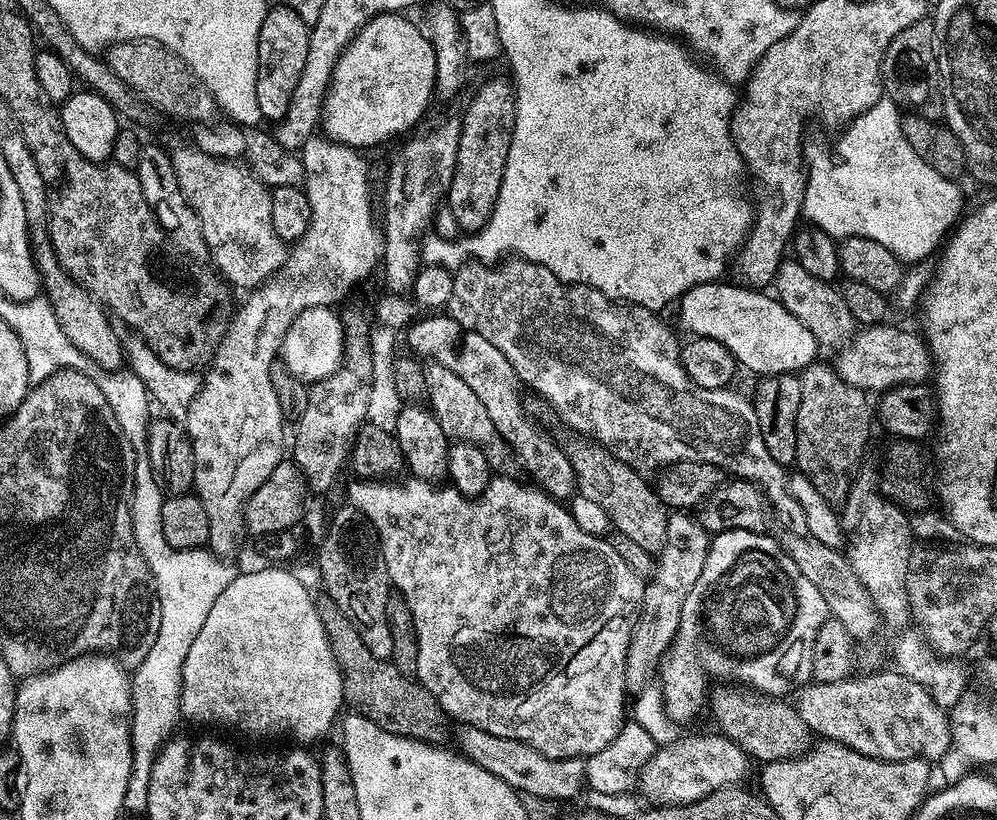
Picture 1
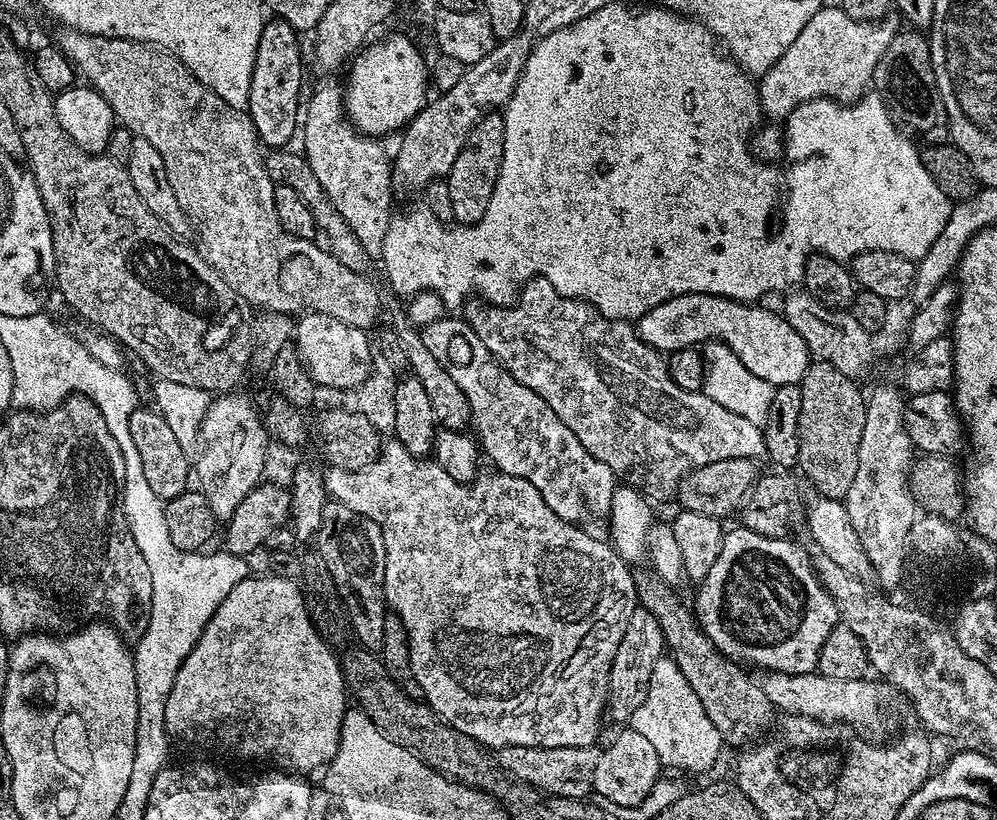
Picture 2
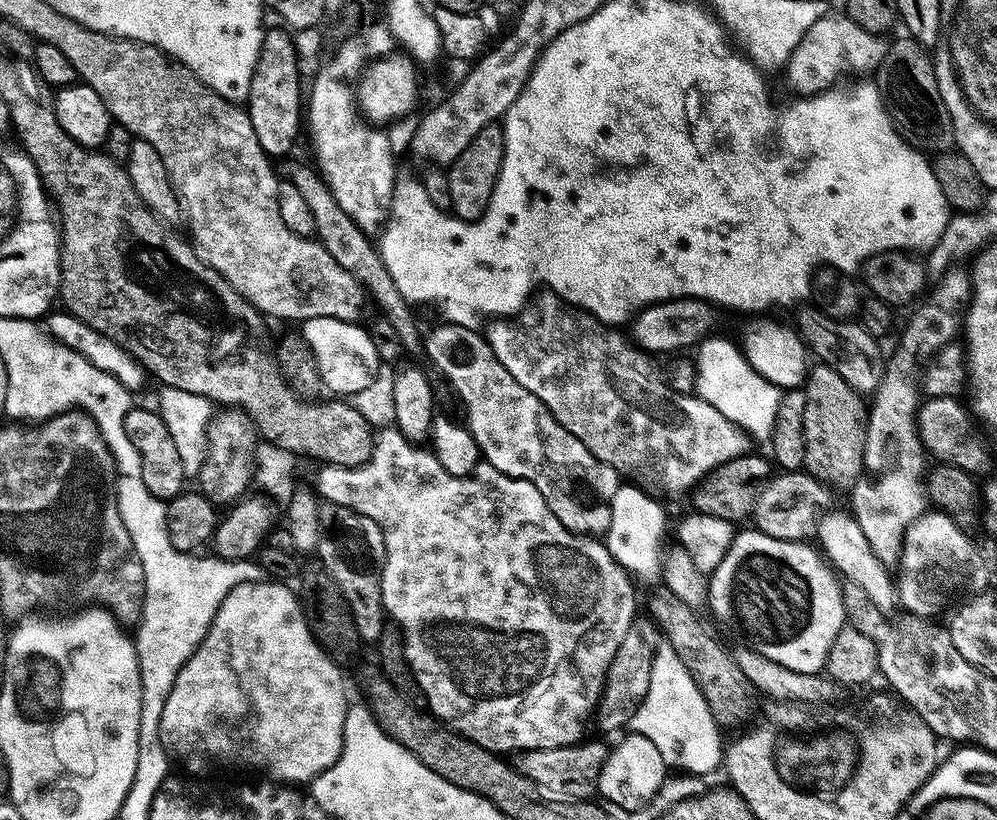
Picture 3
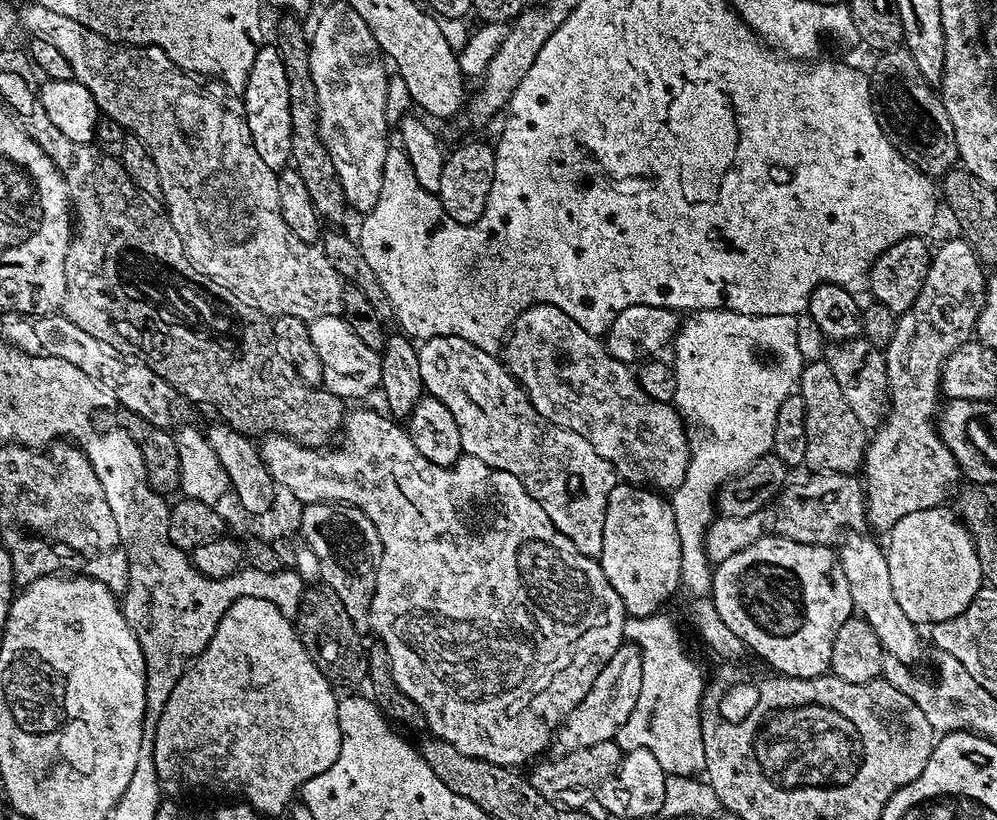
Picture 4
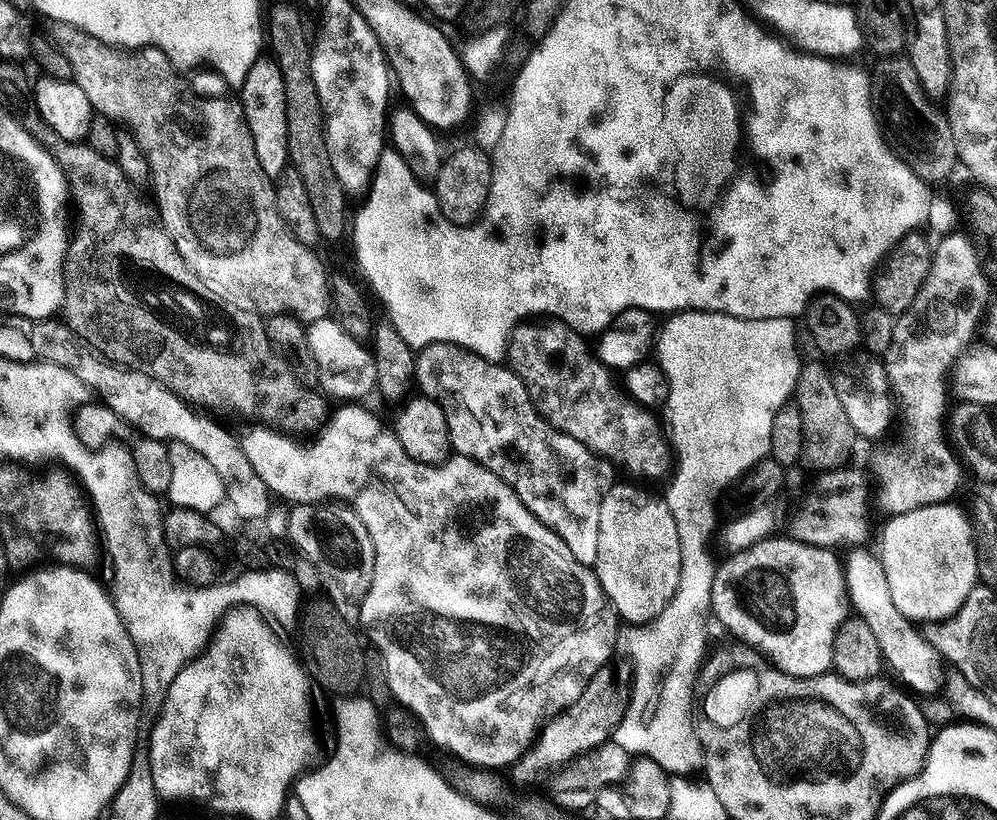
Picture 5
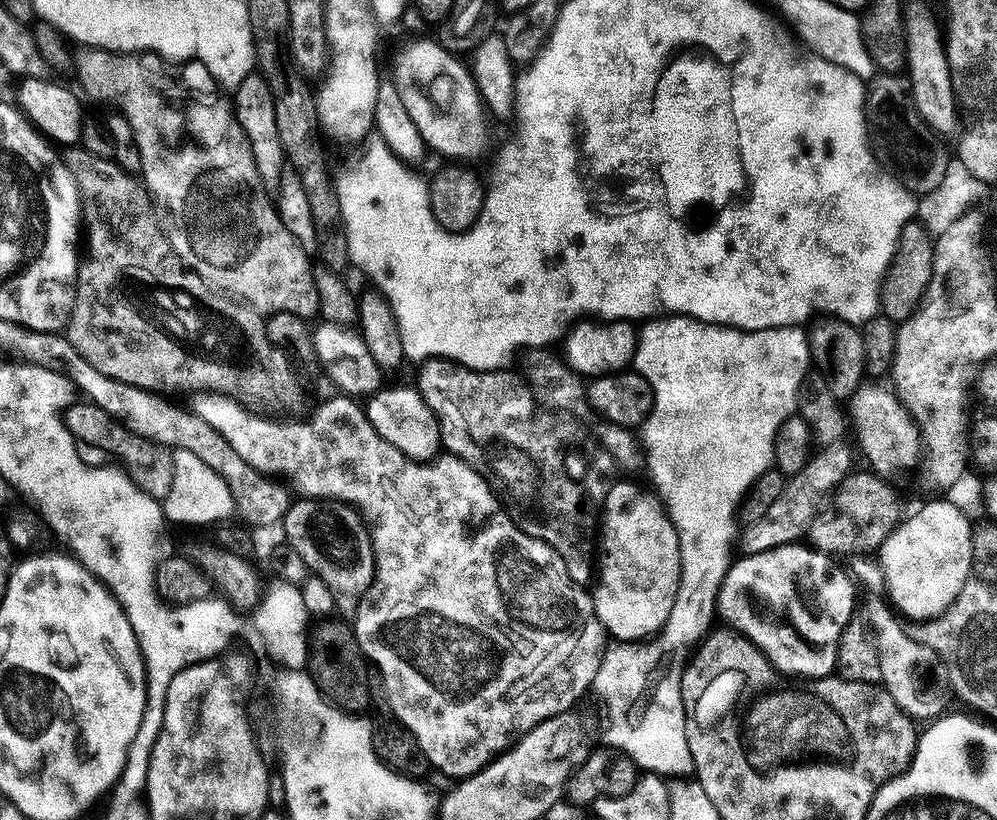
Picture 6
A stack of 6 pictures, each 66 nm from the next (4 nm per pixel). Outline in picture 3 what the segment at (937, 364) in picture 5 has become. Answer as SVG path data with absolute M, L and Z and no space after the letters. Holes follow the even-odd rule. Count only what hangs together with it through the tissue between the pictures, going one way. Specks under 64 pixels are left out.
M908 316L903 324L904 337L896 353L887 357L884 377L867 409L864 474L850 489L850 513L861 526L862 533L866 534L874 554L887 566L899 565L909 524L930 508L926 487L930 460L920 440L920 427L916 424L922 403L922 361L943 344L953 343L962 332L962 328L952 324L952 320L913 320Z

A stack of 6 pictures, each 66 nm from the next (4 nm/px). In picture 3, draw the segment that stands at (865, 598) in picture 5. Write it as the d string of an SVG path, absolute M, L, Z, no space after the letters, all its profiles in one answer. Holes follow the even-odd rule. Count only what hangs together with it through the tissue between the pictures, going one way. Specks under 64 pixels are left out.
M846 510L844 512L836 511L826 513L819 520L816 538L817 541L820 540L819 547L822 549L823 555L850 586L862 590L880 613L885 616L892 615L894 608L897 609L898 599L896 584L889 567L874 554L870 542L866 539L866 534L862 533L861 526L852 514Z

